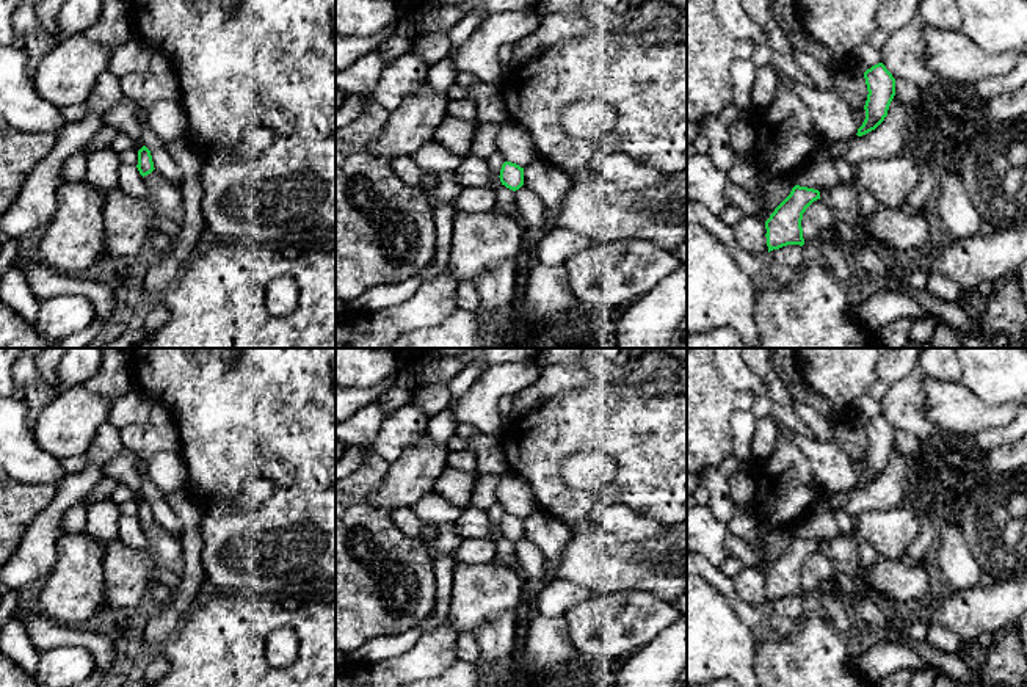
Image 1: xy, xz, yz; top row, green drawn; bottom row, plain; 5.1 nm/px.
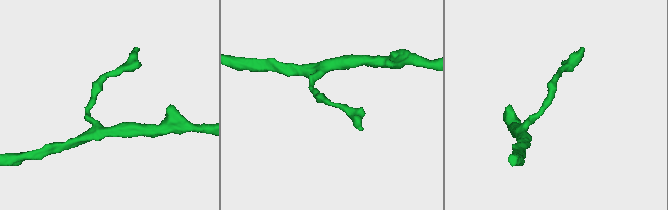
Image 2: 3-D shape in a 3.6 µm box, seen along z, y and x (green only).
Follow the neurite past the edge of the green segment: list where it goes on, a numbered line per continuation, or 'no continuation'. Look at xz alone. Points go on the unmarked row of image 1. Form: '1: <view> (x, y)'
no continuation

